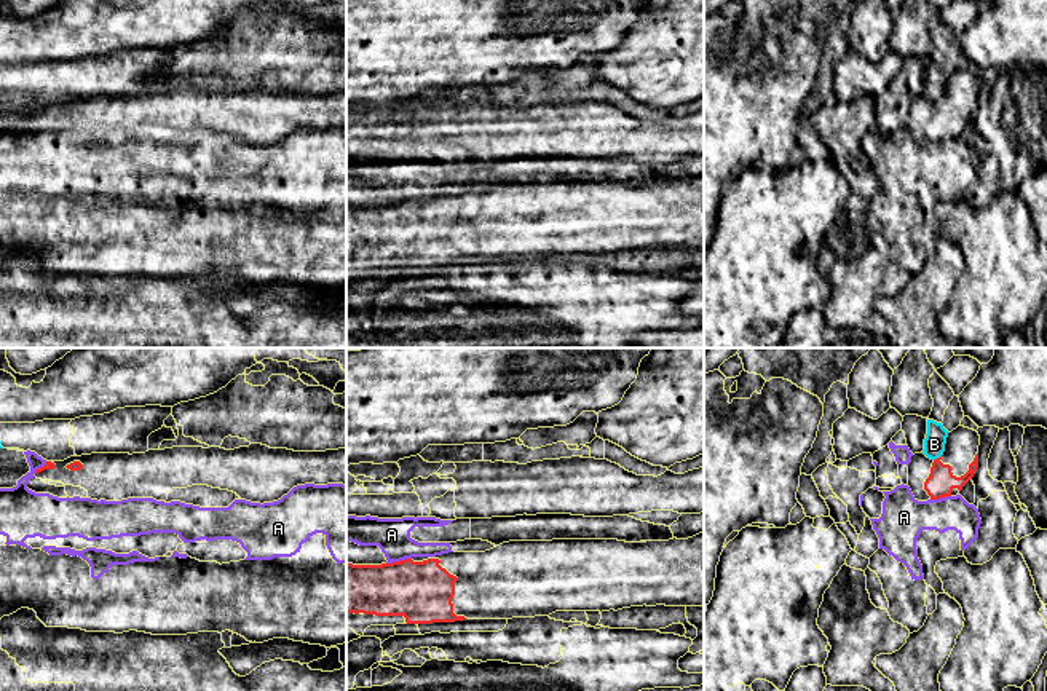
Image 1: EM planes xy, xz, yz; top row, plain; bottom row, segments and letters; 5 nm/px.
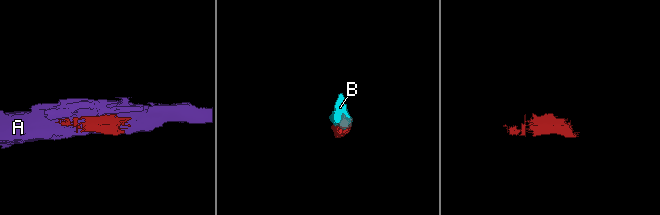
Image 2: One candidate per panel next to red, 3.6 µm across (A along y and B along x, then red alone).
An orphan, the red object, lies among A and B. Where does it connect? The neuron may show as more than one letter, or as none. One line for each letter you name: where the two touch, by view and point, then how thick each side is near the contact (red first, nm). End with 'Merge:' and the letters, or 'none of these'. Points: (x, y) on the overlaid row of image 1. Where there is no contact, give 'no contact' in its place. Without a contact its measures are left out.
Merge: none of these

